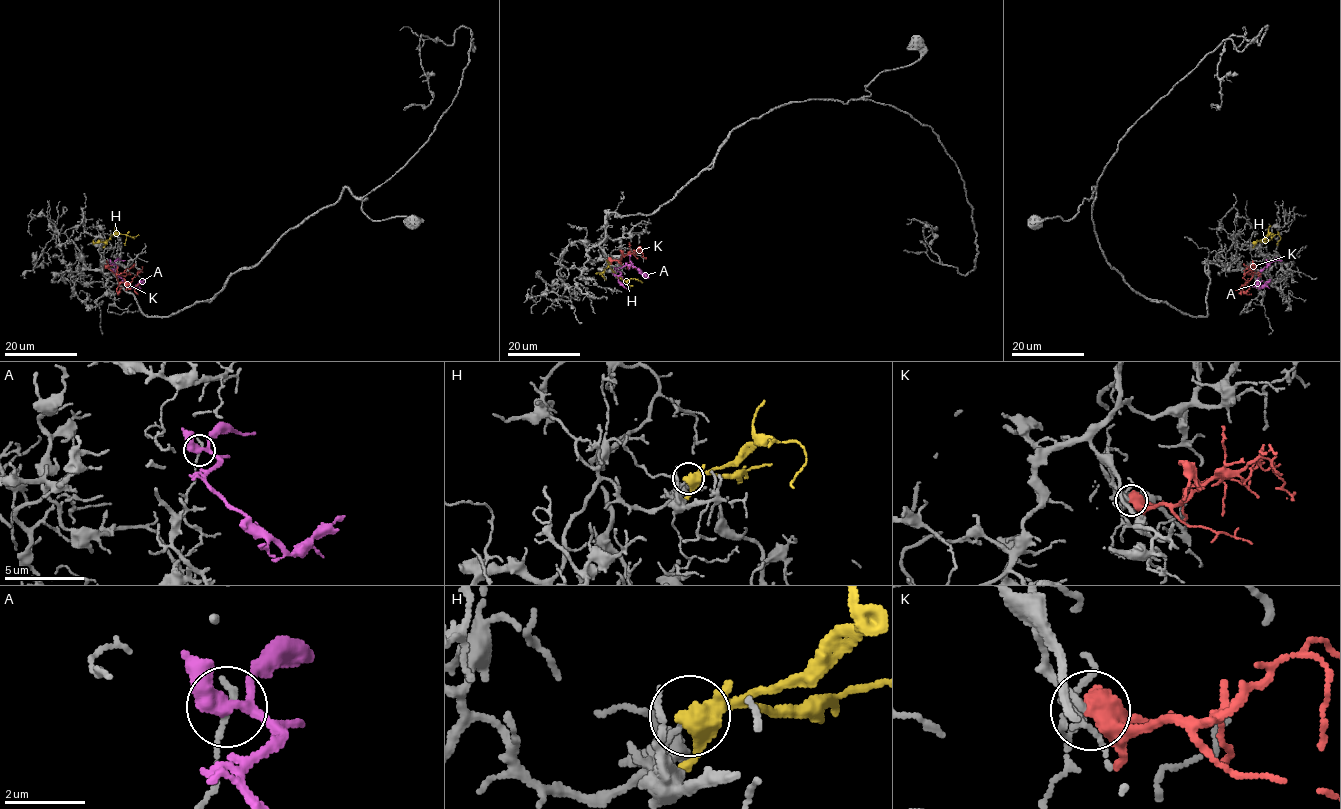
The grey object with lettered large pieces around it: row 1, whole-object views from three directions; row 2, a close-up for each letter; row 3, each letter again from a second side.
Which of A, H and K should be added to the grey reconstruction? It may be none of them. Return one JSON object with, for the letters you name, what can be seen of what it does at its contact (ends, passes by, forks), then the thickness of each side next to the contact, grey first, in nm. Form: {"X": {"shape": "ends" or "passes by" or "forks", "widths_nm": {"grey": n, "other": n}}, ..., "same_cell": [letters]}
{"K": {"shape": "forks", "widths_nm": {"grey": 160, "other": 440}}, "same_cell": ["K"]}

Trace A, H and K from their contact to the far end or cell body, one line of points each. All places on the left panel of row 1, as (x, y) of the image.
A: (112, 264), (117, 266), (113, 270), (135, 287), (145, 279)
H: (105, 242), (113, 235), (139, 235)
K: (105, 267), (119, 282), (129, 284), (141, 266)

